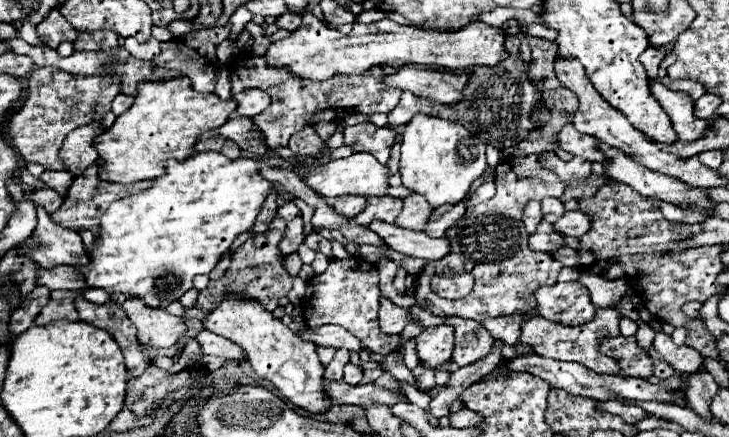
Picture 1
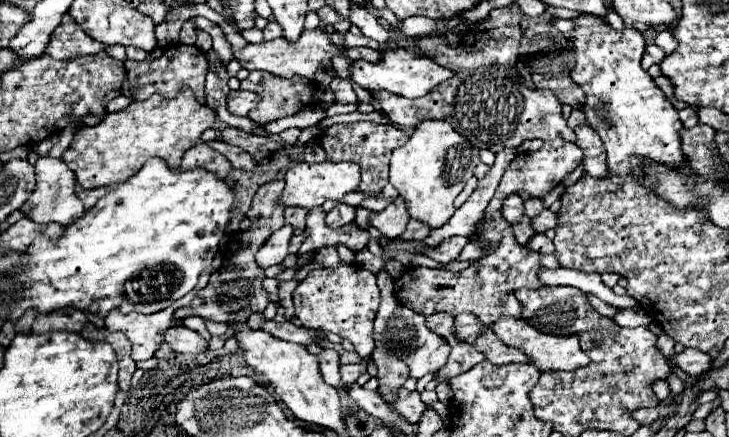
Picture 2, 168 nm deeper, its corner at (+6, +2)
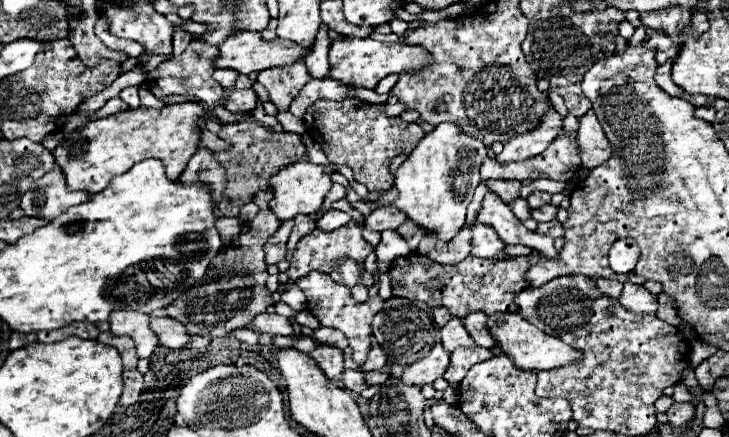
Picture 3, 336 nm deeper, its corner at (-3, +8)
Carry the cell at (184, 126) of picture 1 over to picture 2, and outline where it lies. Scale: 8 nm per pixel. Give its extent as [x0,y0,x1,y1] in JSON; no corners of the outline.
[63,87,215,189]

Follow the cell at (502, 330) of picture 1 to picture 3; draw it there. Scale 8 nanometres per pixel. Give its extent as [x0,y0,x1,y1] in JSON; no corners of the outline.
[440,317,474,353]

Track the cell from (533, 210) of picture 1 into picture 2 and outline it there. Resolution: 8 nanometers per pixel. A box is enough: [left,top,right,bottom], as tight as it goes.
[503,195,525,223]

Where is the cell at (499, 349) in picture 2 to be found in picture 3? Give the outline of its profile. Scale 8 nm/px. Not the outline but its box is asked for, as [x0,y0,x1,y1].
[462,313,494,347]

